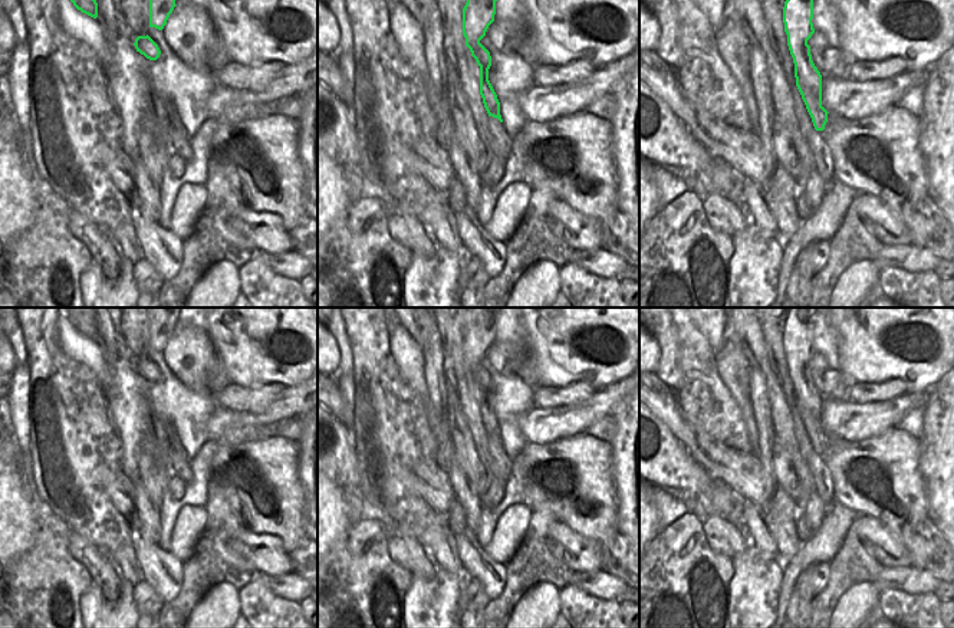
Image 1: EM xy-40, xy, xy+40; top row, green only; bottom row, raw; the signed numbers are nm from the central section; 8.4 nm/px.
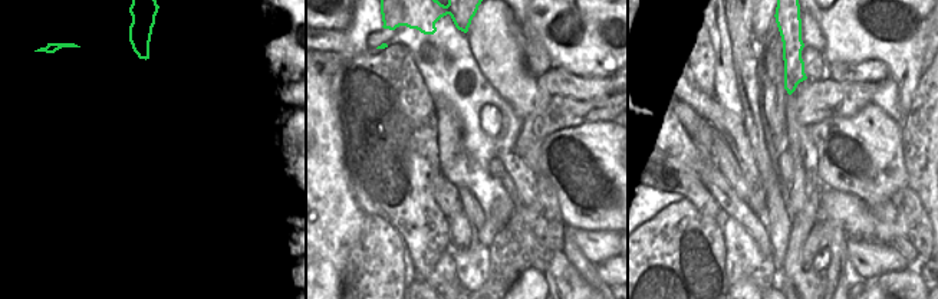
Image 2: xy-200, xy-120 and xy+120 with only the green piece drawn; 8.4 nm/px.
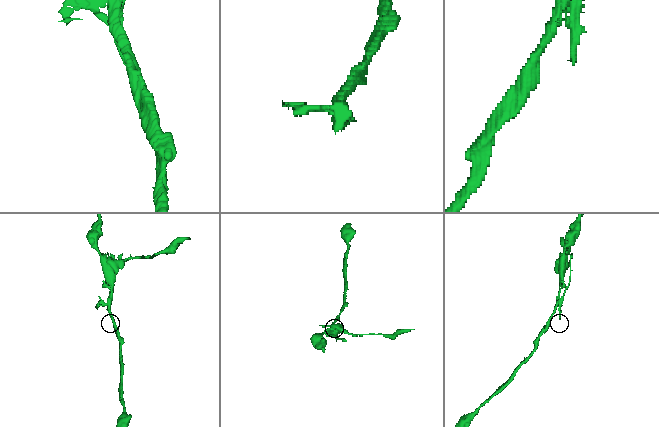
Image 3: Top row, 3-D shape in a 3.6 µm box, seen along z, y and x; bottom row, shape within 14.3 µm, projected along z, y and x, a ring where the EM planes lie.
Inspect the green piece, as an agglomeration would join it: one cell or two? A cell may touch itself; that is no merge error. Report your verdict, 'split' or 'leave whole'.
split

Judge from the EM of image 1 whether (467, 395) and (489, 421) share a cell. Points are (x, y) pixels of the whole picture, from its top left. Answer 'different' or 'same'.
different

